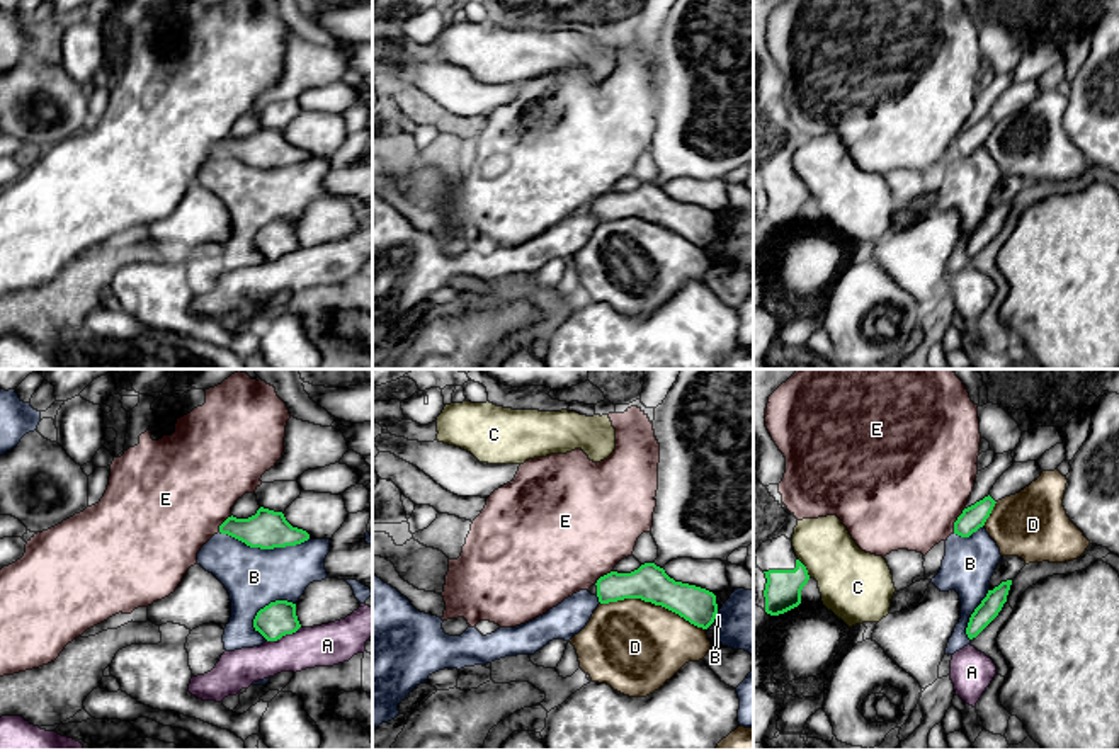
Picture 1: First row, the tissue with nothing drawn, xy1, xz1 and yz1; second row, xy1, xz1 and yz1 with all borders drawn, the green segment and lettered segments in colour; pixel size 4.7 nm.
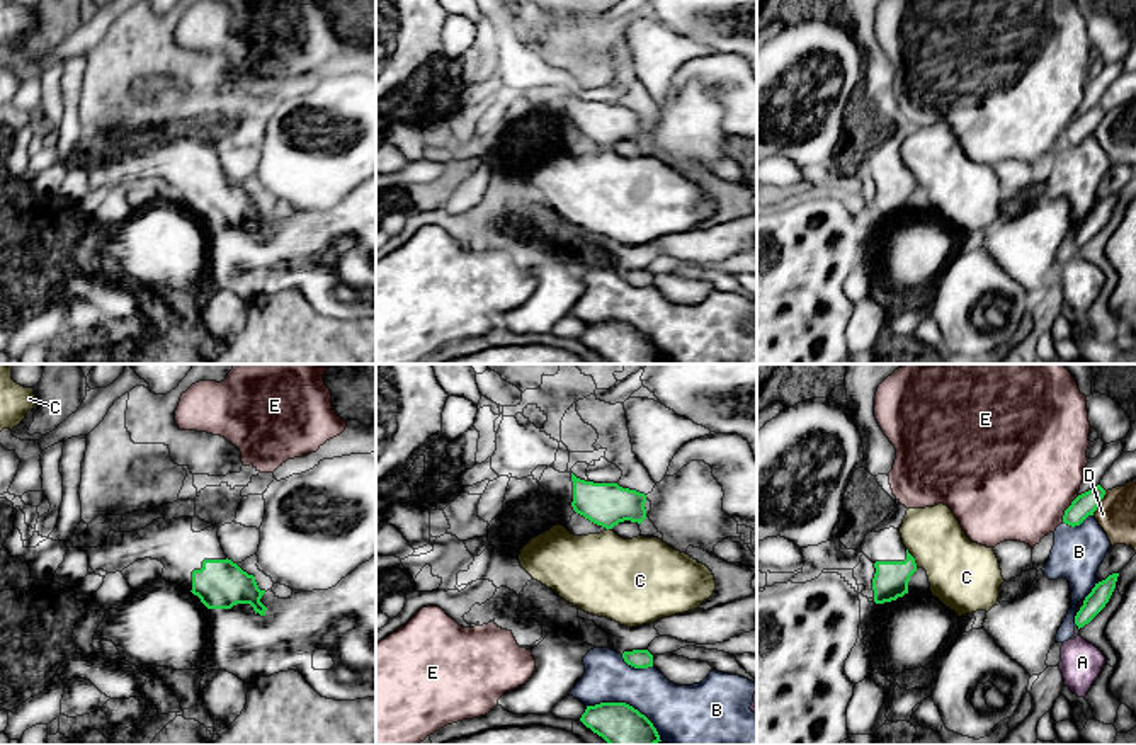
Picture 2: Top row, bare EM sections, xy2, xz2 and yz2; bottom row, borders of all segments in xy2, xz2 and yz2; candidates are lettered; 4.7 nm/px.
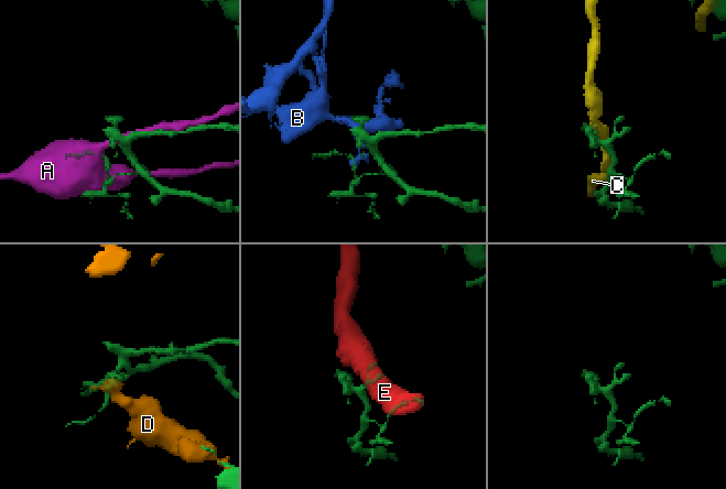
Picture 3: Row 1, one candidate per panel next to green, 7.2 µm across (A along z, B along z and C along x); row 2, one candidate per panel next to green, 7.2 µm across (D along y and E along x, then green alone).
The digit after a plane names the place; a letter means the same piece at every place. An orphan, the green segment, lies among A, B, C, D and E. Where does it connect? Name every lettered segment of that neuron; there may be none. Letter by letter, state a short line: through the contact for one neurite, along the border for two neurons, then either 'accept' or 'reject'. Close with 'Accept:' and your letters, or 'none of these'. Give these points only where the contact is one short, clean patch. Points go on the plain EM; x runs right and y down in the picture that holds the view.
A: reject
B: reject
C: reject
D: reject
E: yz2 (1079, 114), (1065, 130), (1062, 140) | reject
Accept: none of these

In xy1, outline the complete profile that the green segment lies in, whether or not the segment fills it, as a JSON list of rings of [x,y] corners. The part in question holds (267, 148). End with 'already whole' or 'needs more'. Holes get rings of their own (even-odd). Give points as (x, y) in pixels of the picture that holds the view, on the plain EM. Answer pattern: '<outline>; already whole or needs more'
[[[260,126],[248,138],[228,136],[219,145],[221,153],[228,153],[250,167],[274,168],[296,165],[310,158],[303,148],[293,146],[282,131]]]; already whole

